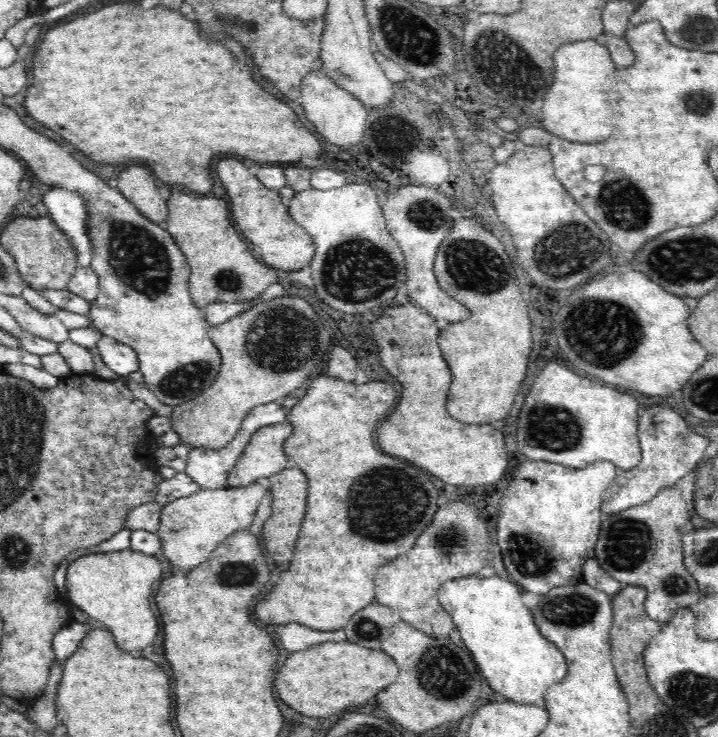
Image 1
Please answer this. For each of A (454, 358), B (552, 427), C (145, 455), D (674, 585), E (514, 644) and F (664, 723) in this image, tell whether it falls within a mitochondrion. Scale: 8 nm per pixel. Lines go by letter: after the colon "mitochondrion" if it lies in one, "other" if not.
A: other
B: mitochondrion
C: other
D: mitochondrion
E: other
F: mitochondrion

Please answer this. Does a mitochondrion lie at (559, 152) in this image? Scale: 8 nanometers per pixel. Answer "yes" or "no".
no

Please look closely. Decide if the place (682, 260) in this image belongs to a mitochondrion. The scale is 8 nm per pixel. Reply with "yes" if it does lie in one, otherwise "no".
yes

